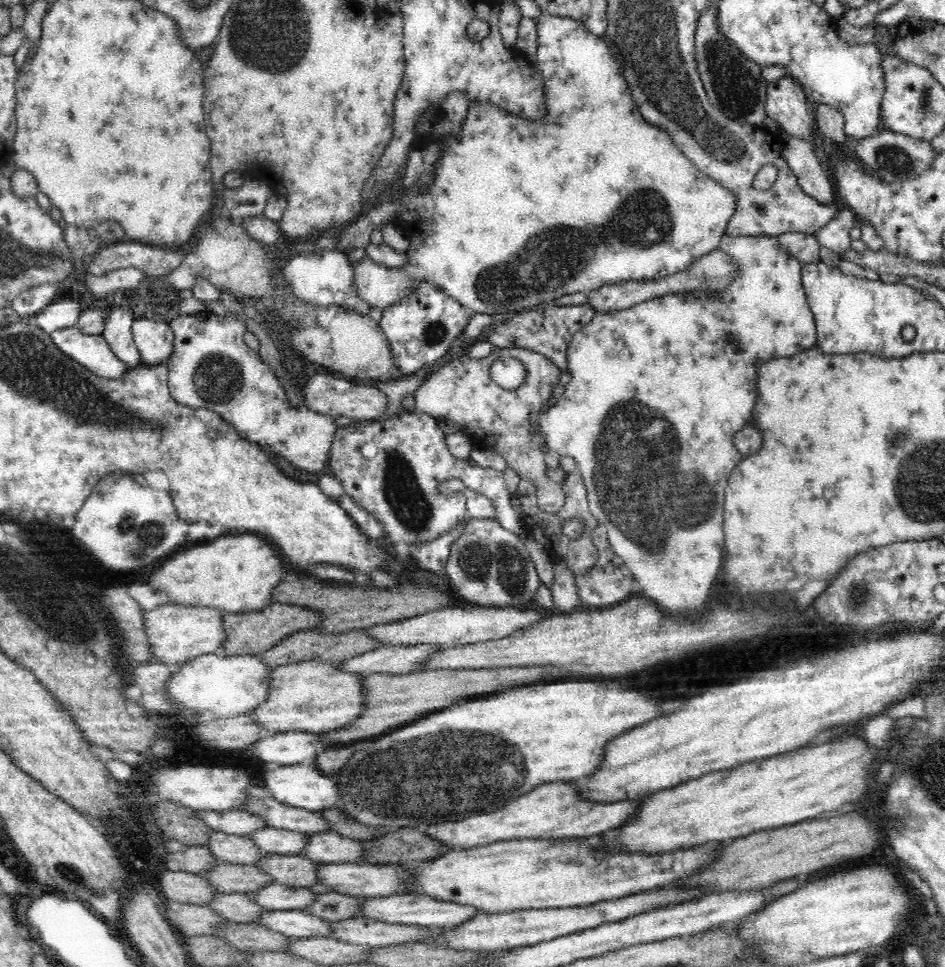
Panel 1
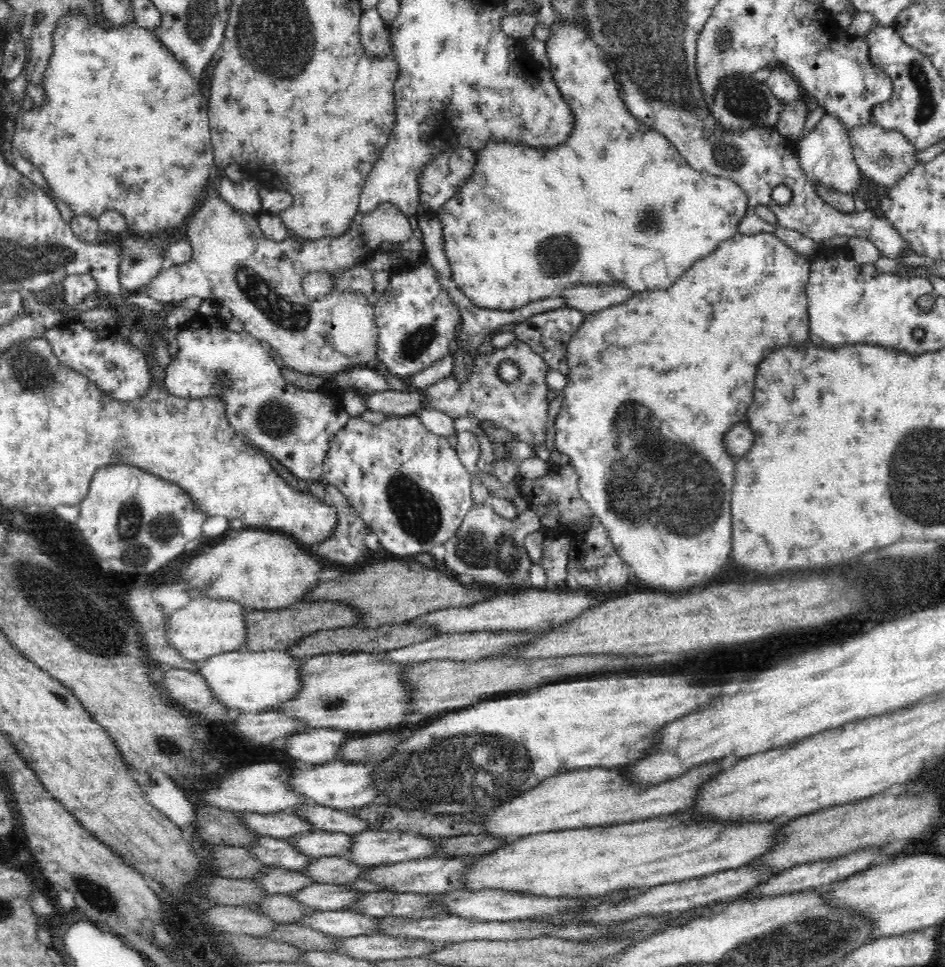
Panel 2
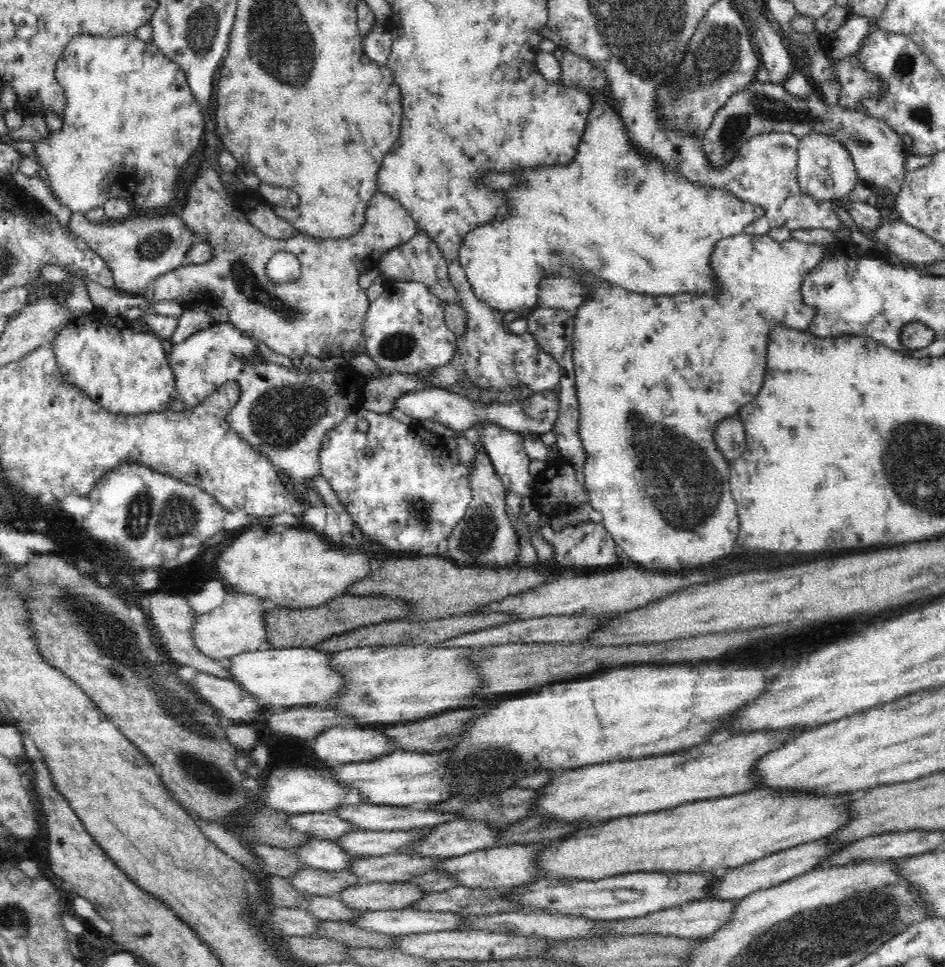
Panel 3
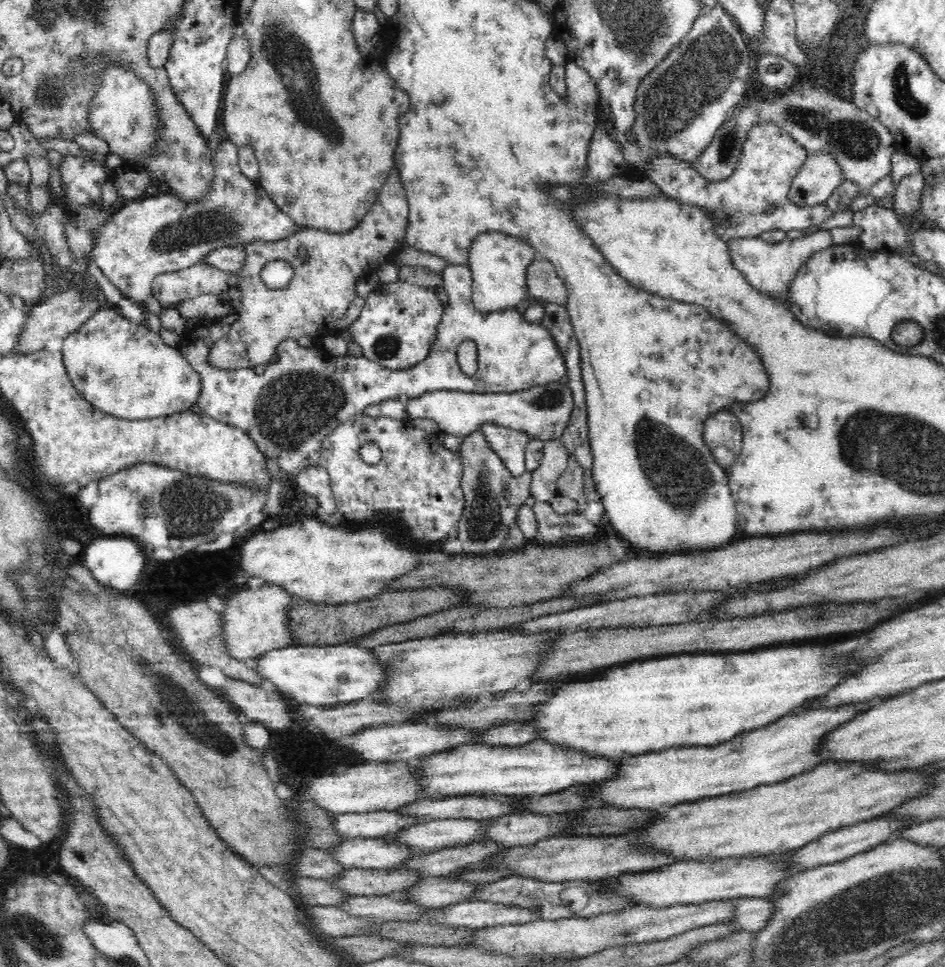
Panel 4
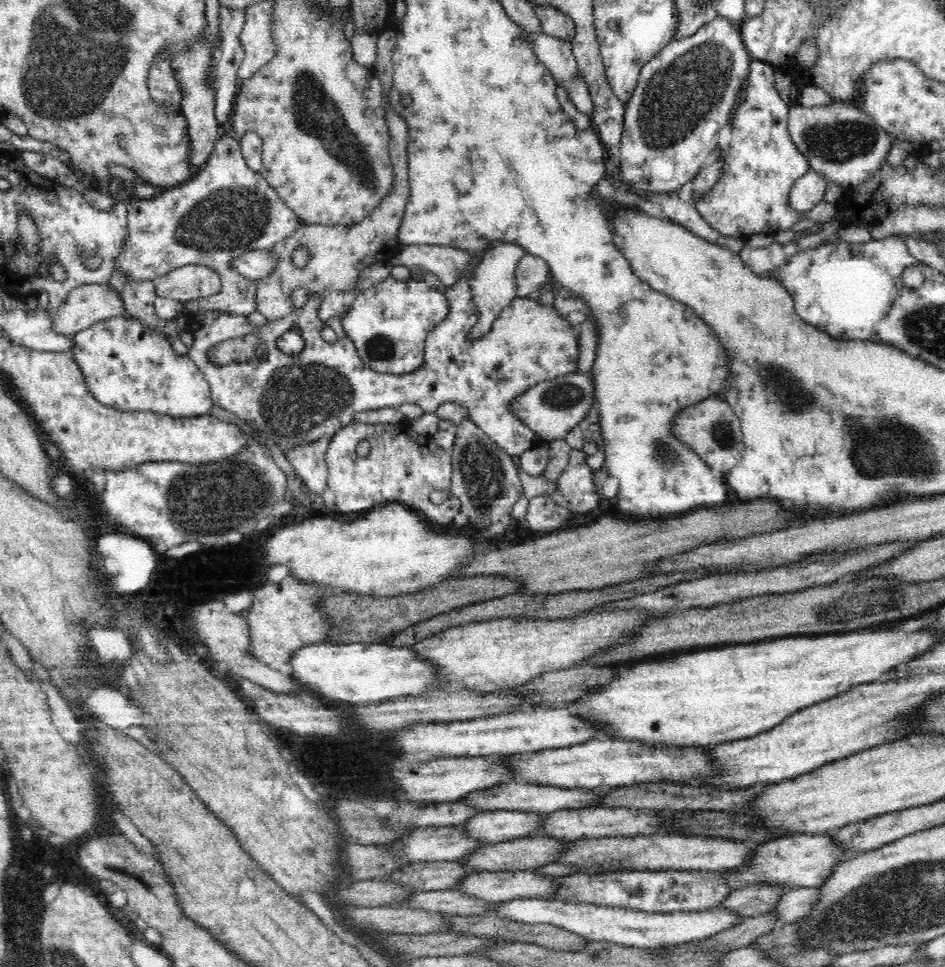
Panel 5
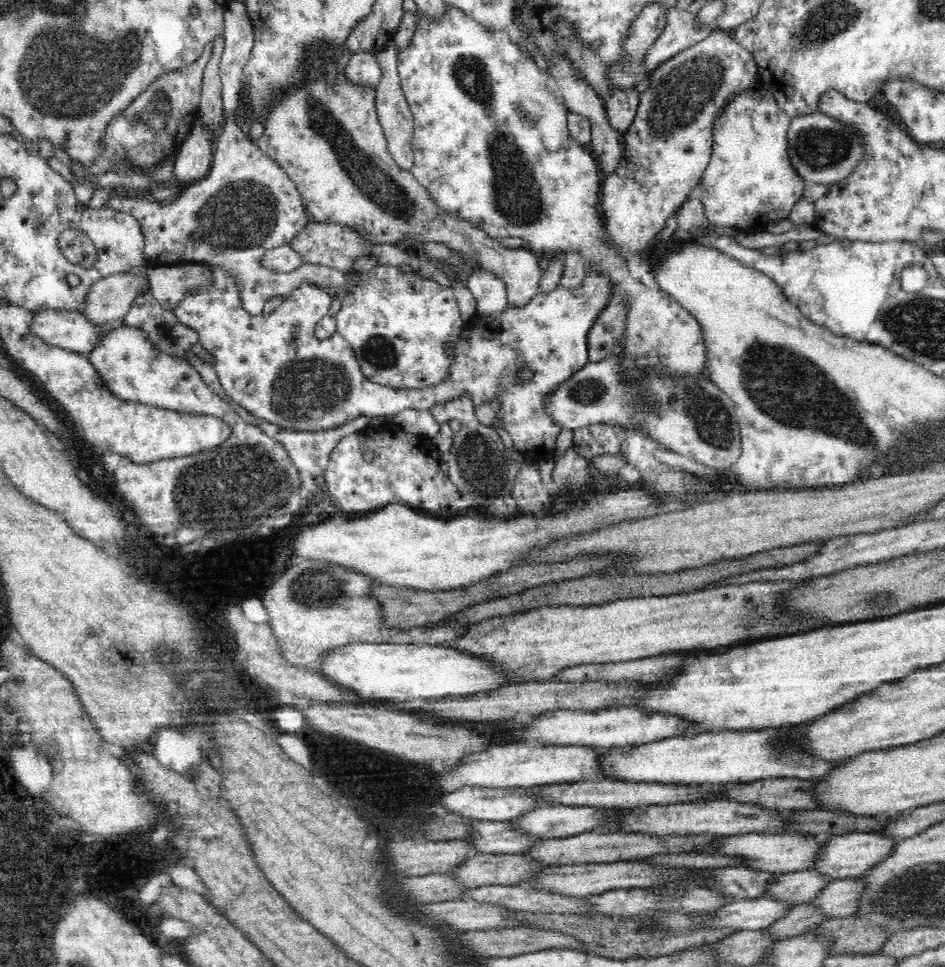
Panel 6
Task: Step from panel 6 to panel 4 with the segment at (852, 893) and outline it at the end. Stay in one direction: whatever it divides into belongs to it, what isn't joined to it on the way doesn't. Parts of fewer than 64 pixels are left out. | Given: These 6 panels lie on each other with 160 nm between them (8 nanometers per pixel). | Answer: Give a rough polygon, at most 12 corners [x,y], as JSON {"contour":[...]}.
{"contour":[[765,898],[734,899],[735,928],[755,932],[774,914]]}

